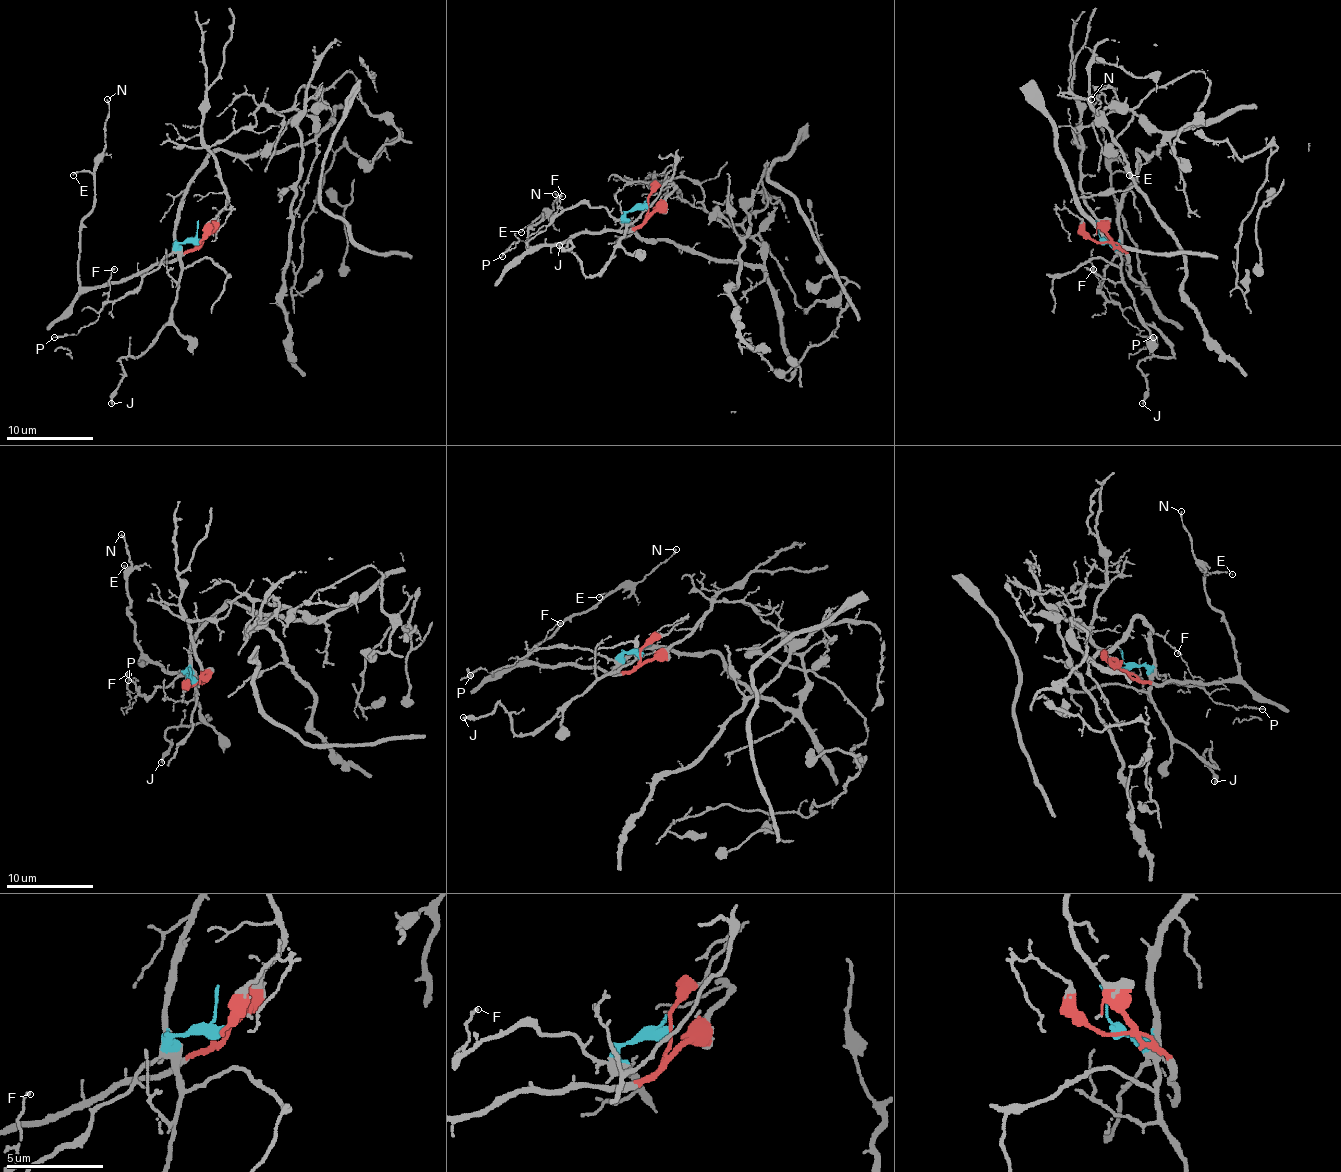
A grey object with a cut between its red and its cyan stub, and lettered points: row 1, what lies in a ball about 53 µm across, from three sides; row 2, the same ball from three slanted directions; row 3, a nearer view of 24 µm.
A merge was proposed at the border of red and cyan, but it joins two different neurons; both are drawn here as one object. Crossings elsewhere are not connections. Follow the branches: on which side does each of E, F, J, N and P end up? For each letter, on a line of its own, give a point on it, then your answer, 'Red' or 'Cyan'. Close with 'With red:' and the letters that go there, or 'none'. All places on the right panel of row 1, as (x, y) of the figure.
E: Place: (1129, 175). Red
F: Place: (1093, 269). Cyan
J: Place: (1142, 403). Cyan
N: Place: (1091, 99). Red
P: Place: (1153, 337). Cyan
With red: E, N

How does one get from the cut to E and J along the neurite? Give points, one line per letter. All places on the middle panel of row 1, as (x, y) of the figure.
E: (648, 206), (643, 221), (628, 230), (580, 232), (530, 248), (528, 230), (543, 215), (521, 232)
J: (648, 206), (626, 215), (619, 245), (598, 274), (587, 276), (571, 243), (567, 250), (558, 245)

